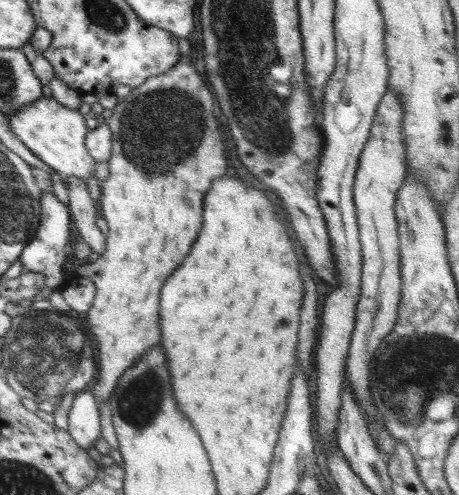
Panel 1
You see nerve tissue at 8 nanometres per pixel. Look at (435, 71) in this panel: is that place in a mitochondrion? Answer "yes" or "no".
no

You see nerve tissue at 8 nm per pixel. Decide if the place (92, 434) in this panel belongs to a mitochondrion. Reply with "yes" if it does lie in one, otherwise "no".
no

